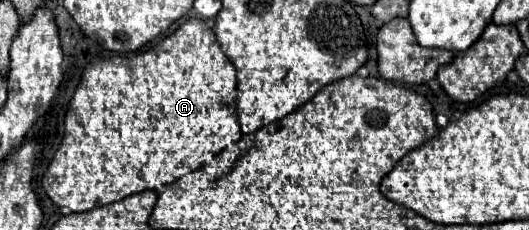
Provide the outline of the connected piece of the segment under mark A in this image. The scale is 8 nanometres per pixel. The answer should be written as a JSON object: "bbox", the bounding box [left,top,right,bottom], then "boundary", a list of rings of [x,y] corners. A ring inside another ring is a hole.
{"bbox":[41,19,241,213],"boundary":[[[189,19],[157,47],[133,57],[95,59],[85,67],[65,115],[63,141],[41,185],[57,207],[69,207],[75,213],[89,211],[133,193],[165,191],[175,181],[183,181],[185,173],[205,164],[215,165],[217,153],[235,143],[238,147],[241,135],[235,105],[235,67],[221,51],[211,27],[203,19]]]}

